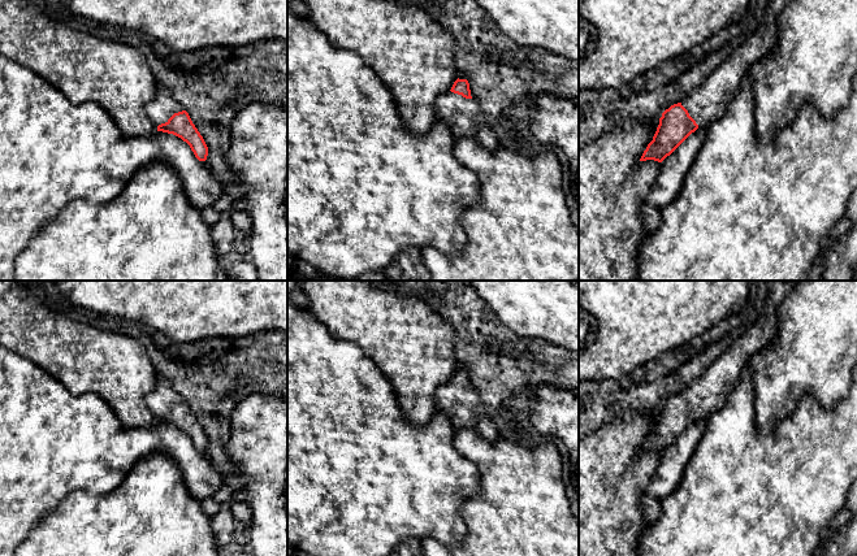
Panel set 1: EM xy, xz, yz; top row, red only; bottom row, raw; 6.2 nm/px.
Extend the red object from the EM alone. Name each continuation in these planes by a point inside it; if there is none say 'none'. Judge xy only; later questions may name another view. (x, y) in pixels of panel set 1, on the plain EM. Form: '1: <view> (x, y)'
1: xy (163, 398)

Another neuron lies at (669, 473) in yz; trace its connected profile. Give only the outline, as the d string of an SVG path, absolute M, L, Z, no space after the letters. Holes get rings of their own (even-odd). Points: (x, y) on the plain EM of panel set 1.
M698 418L661 453L654 473L655 479L646 487L648 495L662 499L680 486L685 468L706 430L706 425L707 418Z

